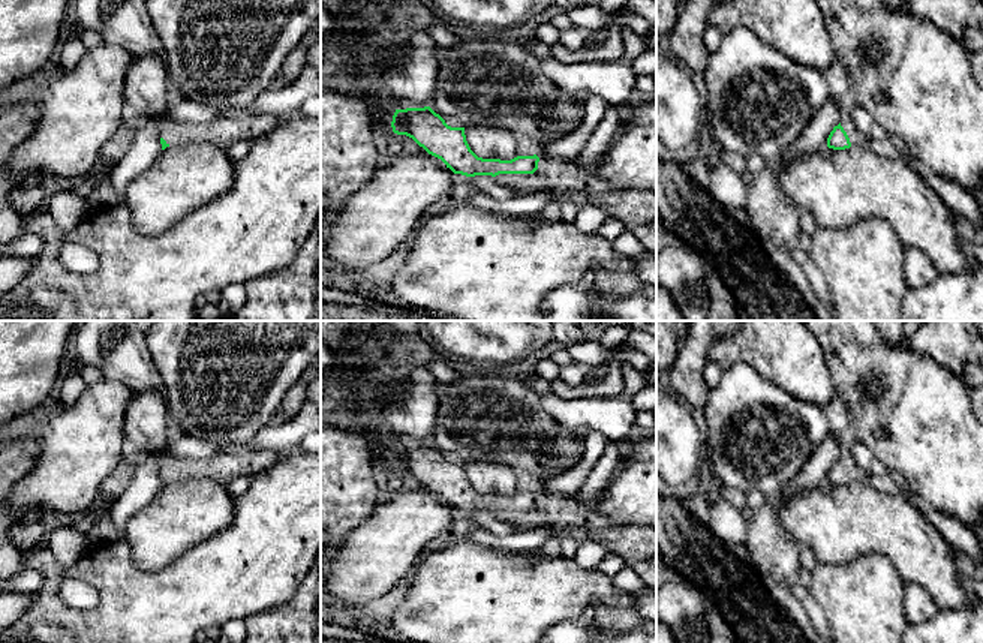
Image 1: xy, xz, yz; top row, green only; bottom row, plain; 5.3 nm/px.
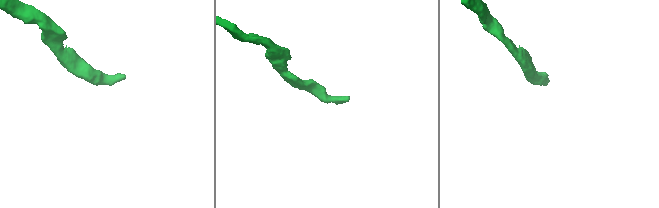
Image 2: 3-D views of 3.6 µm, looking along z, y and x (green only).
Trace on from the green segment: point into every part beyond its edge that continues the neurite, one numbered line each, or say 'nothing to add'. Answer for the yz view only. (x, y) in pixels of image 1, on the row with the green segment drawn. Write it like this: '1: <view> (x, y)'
1: yz (856, 137)

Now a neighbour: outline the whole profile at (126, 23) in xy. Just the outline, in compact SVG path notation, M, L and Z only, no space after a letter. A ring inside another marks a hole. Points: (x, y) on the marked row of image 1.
M72 0L69 19L79 30L99 33L105 43L120 45L135 57L157 55L166 67L145 0Z

